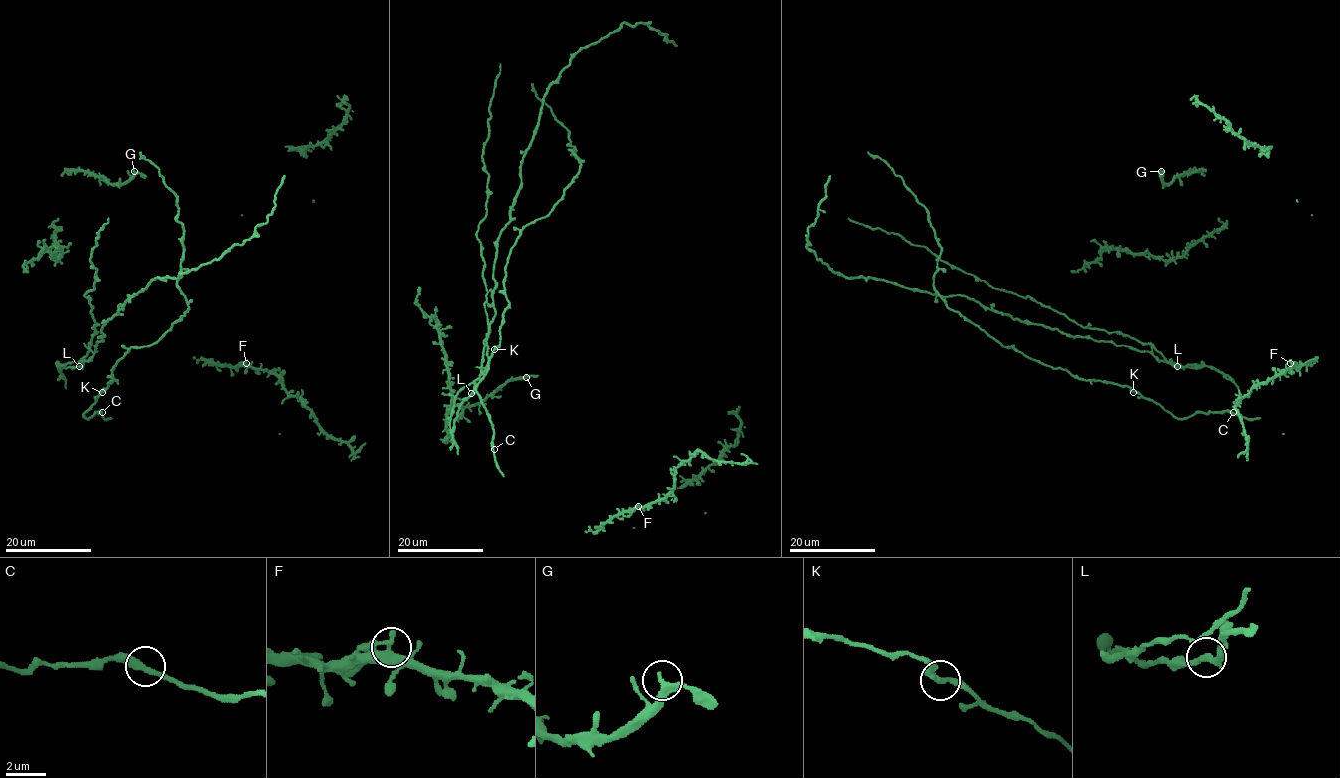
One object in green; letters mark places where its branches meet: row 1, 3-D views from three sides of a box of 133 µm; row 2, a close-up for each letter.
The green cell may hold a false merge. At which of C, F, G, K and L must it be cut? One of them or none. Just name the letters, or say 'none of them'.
none of them

